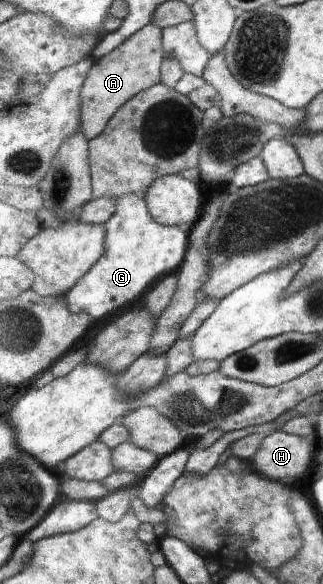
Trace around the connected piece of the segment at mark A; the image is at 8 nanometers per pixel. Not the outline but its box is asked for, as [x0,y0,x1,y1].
[80,23,163,140]

